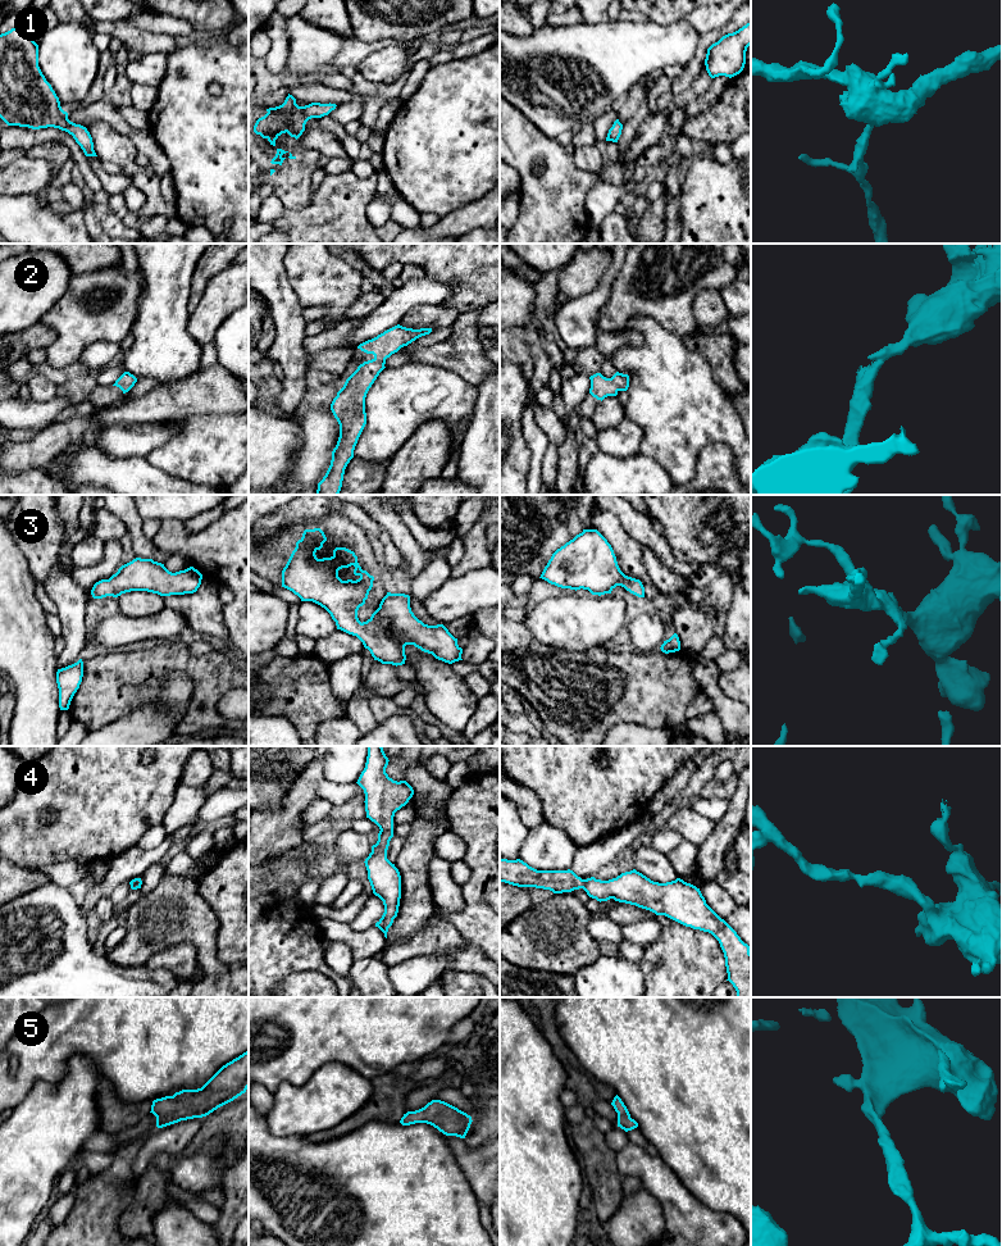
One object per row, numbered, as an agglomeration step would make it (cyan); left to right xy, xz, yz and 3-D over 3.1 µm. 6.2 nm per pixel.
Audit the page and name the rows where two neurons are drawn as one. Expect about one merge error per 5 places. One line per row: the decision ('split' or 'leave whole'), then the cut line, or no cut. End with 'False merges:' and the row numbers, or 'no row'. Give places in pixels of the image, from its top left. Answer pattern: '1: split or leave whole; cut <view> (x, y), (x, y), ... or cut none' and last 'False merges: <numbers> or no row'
1: leave whole; cut none
2: leave whole; cut none
3: leave whole; cut none
4: leave whole; cut none
5: leave whole; cut none
False merges: no row

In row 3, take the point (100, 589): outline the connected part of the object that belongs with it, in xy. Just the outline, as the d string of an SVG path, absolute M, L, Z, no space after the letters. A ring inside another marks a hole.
M136 558L122 565L109 579L96 582L94 599L118 597L131 591L147 591L160 596L193 594L201 585L202 574L190 567L176 573L152 559Z

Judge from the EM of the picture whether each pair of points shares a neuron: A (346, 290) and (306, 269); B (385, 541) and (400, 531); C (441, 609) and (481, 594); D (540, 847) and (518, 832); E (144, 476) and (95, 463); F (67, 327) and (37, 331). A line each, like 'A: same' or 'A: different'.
A: same
B: different
C: same
D: different
E: same
F: different

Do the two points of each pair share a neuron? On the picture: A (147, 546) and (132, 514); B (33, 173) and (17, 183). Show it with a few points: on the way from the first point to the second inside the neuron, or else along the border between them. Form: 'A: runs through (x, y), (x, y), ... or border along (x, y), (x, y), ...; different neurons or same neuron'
A: runs through (140, 539), (133, 522); same neuron
B: runs through (30, 176), (24, 176), (21, 180); same neuron

